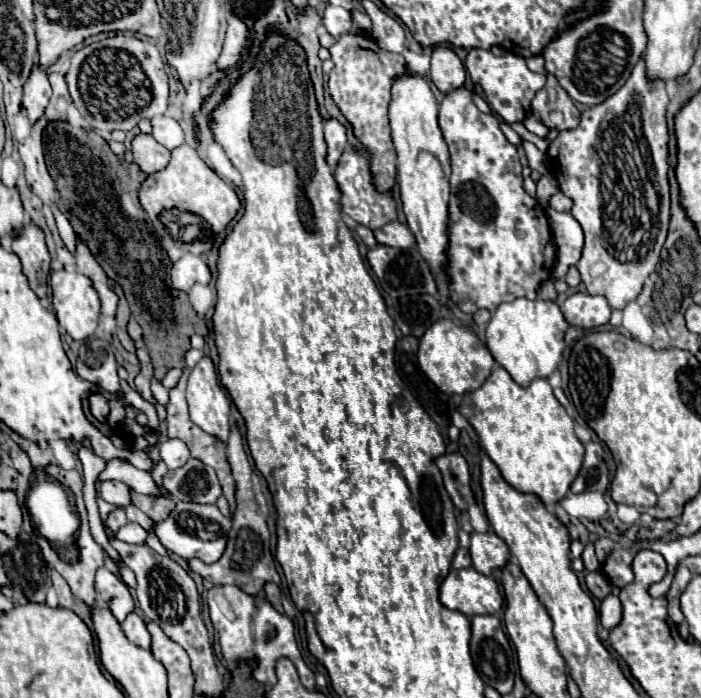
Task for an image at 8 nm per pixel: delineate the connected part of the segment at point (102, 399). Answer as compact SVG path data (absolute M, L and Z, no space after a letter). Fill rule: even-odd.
M93 393L89 397L89 409L93 413L93 417L101 423L107 423L107 417L109 417L109 401L105 395L101 393Z

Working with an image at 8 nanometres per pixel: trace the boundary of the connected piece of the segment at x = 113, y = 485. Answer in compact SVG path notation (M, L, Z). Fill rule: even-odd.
M101 481L99 483L99 495L107 503L115 503L115 505L121 505L121 507L127 507L131 503L129 491L131 489L121 481Z

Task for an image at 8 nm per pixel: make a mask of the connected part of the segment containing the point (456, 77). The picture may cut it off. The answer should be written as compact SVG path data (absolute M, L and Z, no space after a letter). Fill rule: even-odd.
M435 47L433 49L431 81L443 93L451 93L465 83L465 67L451 47Z

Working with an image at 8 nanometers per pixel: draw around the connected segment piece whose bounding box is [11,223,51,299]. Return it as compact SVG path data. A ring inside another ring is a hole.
M29 223L25 225L19 235L15 235L11 251L21 259L23 273L29 281L29 287L35 291L39 299L47 297L47 279L49 279L49 251L45 245L45 235L43 231L35 225Z

